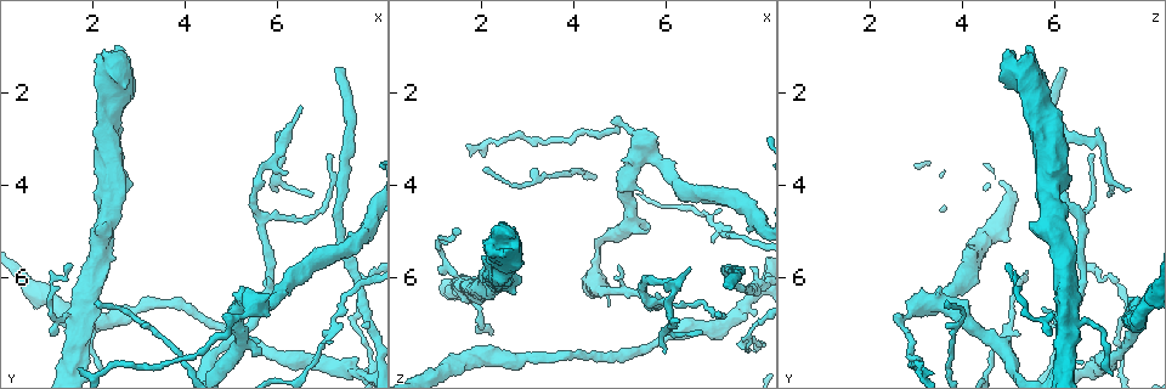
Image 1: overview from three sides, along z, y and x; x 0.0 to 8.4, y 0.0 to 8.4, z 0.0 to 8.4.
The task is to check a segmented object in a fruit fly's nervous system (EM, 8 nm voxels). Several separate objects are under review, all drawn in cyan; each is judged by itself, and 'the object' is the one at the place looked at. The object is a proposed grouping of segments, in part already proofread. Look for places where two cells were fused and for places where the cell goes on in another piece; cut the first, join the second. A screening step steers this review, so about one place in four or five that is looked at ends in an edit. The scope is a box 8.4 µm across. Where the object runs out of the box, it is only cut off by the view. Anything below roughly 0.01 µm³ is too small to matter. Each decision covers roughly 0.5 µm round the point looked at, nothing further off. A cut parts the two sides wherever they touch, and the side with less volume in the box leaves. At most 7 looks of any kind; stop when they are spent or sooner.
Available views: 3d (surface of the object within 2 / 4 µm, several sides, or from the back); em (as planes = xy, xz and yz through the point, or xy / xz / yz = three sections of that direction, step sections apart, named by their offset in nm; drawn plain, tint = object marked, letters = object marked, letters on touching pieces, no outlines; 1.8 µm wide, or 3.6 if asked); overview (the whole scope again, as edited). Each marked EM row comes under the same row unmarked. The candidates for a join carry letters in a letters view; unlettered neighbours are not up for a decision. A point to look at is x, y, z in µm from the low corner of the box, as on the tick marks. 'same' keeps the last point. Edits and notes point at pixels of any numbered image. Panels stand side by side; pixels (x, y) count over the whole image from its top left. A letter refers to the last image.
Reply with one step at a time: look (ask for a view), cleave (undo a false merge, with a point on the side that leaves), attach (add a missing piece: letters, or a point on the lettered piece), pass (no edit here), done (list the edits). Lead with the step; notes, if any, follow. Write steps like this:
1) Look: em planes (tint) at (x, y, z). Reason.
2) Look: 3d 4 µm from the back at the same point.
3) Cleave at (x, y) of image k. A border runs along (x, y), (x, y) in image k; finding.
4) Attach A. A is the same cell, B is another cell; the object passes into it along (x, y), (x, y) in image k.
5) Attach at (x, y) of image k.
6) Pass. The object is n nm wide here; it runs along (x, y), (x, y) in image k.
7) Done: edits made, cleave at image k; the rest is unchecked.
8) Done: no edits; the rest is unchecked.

Look: em xy step 16 (tint) at (5.05, 6.95, 2.60). Sudden change in width.

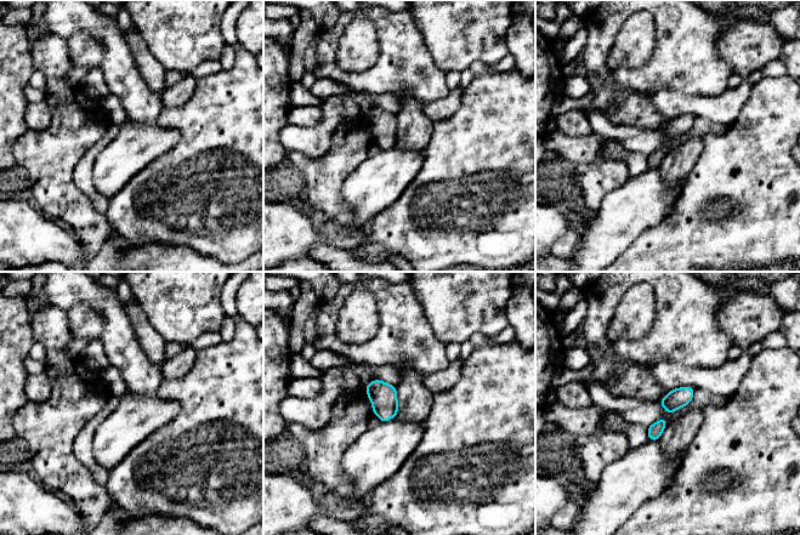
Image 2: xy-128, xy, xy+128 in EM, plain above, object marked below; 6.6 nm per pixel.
Look: em planes (tint) at the same point.

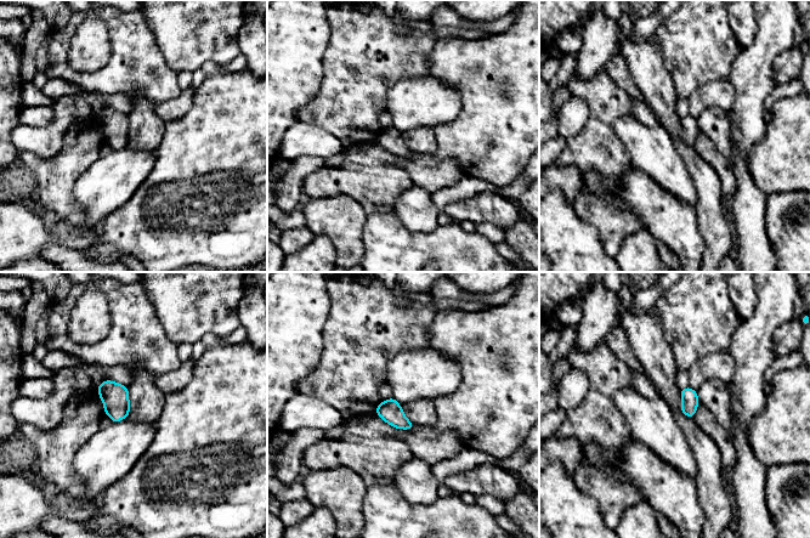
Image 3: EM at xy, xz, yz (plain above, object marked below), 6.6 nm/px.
Look: em planes (letters) at the same point. What lies round it.

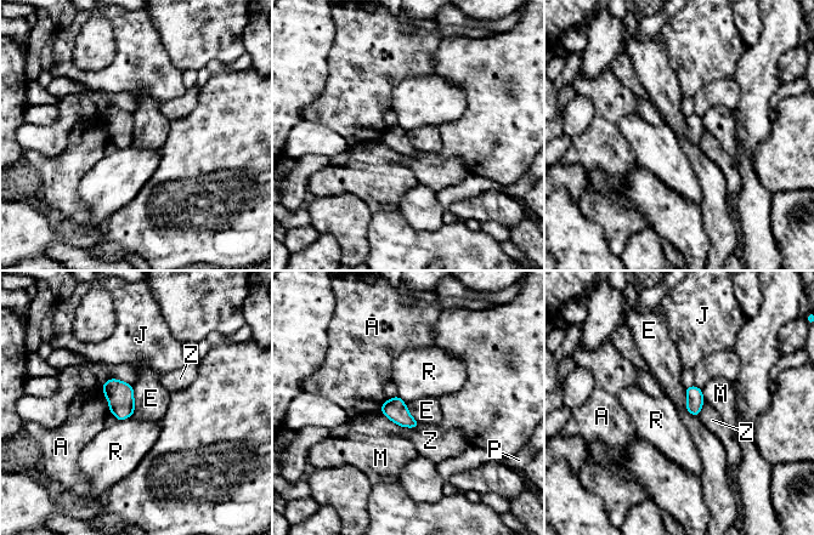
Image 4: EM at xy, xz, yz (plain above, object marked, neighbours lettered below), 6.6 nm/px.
Pass. The object is 110 nm wide here; the longest contact is with Z, 280 nm; A, E, J, M, P, R and Z are other cells; one cell here.

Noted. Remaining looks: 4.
Look: em 3.6 µm planes (letters) at (5.50, 7.70, 4.90). Free end.

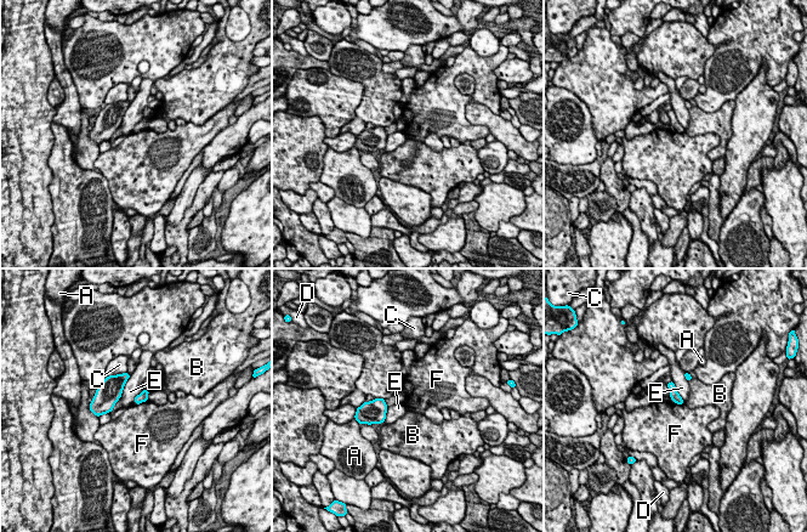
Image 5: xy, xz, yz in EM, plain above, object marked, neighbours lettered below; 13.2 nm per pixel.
Pass. The longest contact is with E, 380 nm; A, B, C, D, E and F are other cells; a border runs along (147, 400), (136, 405) in image 5; none of them fits.

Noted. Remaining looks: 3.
Look: 3d 2 µm at (7.30, 1.40, 6.10). Long arm stops here.

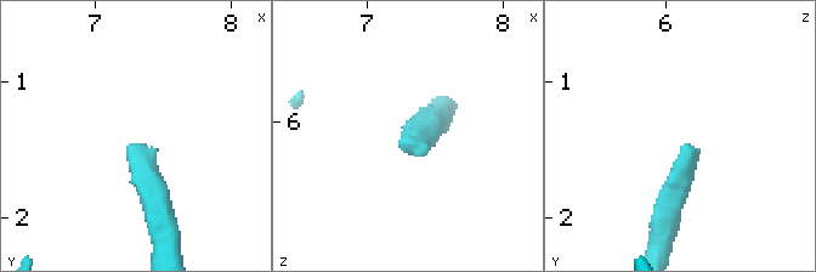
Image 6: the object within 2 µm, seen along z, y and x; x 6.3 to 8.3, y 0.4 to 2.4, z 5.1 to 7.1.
Look: em planes (letters) at (7.28, 1.46, 6.12).

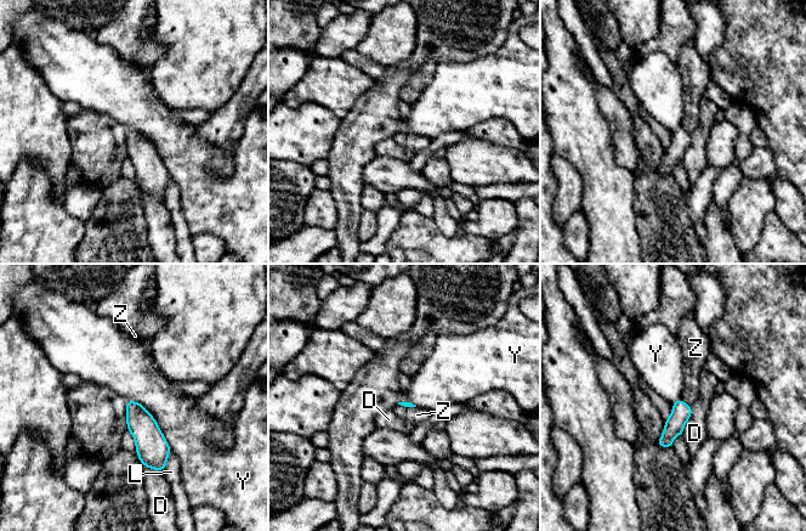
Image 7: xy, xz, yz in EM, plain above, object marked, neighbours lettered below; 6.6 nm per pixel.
Attach Z. The longest contact is with Y, 440 nm; Z is the same cell, D, L and Y are other cells; it goes on there.

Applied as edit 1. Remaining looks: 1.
Done: edits made, attach at image 7; the rest is unchecked.

